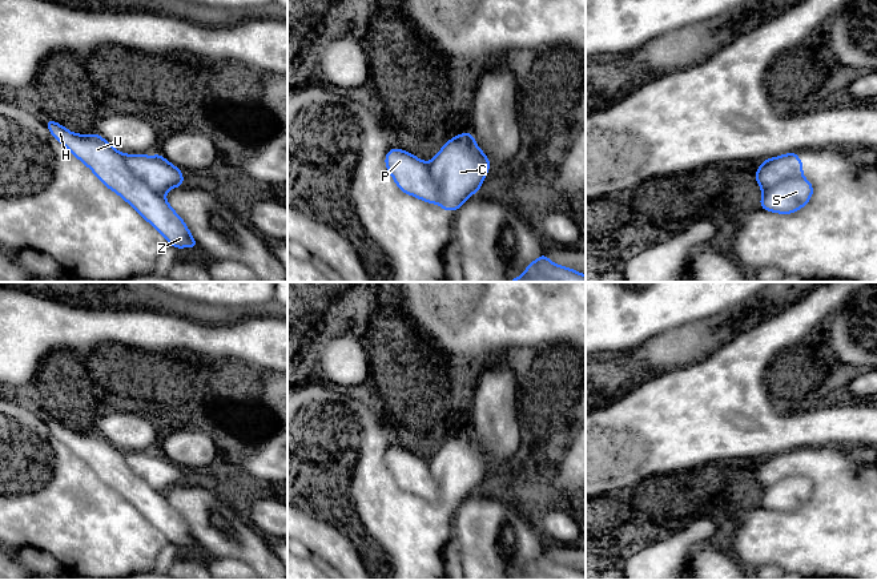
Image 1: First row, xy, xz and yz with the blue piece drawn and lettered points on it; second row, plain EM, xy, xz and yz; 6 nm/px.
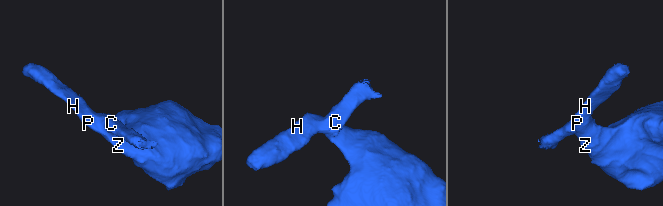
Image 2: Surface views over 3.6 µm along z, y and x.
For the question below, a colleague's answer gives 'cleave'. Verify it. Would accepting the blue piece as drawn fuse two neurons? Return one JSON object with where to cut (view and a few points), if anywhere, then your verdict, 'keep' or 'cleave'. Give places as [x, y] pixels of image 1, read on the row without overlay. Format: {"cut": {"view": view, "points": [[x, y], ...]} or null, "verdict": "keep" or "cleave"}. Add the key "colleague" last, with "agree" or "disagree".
{"cut": {"view": "xy", "points": [[123, 452], [125, 463], [137, 475], [152, 487], [164, 492]]}, "verdict": "cleave", "colleague": "agree"}

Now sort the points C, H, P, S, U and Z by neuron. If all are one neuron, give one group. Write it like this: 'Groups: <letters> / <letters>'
Groups: C / H P S U Z

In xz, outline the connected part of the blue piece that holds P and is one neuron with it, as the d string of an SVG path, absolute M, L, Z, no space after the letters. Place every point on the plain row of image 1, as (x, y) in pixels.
M394 446L387 450L385 462L403 491L435 503L440 500L440 490L430 470L429 460Z

